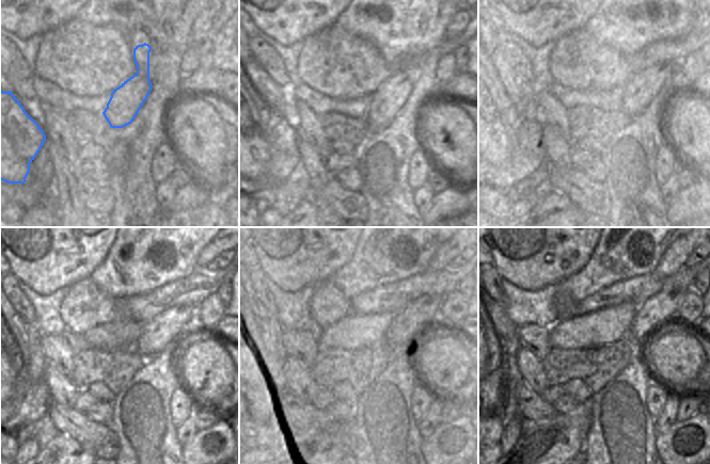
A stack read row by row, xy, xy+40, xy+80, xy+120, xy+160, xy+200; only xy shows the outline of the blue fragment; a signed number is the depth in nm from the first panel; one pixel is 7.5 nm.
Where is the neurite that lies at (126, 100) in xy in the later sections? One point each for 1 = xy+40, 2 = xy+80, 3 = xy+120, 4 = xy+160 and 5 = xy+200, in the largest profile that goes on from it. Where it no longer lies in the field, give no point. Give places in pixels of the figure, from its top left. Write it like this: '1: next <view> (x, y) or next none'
1: next xy+40 (395, 80)
2: next xy+80 (620, 97)
3: next xy+120 (162, 331)
4: next xy+160 (407, 323)
5: next xy+200 (663, 306)

